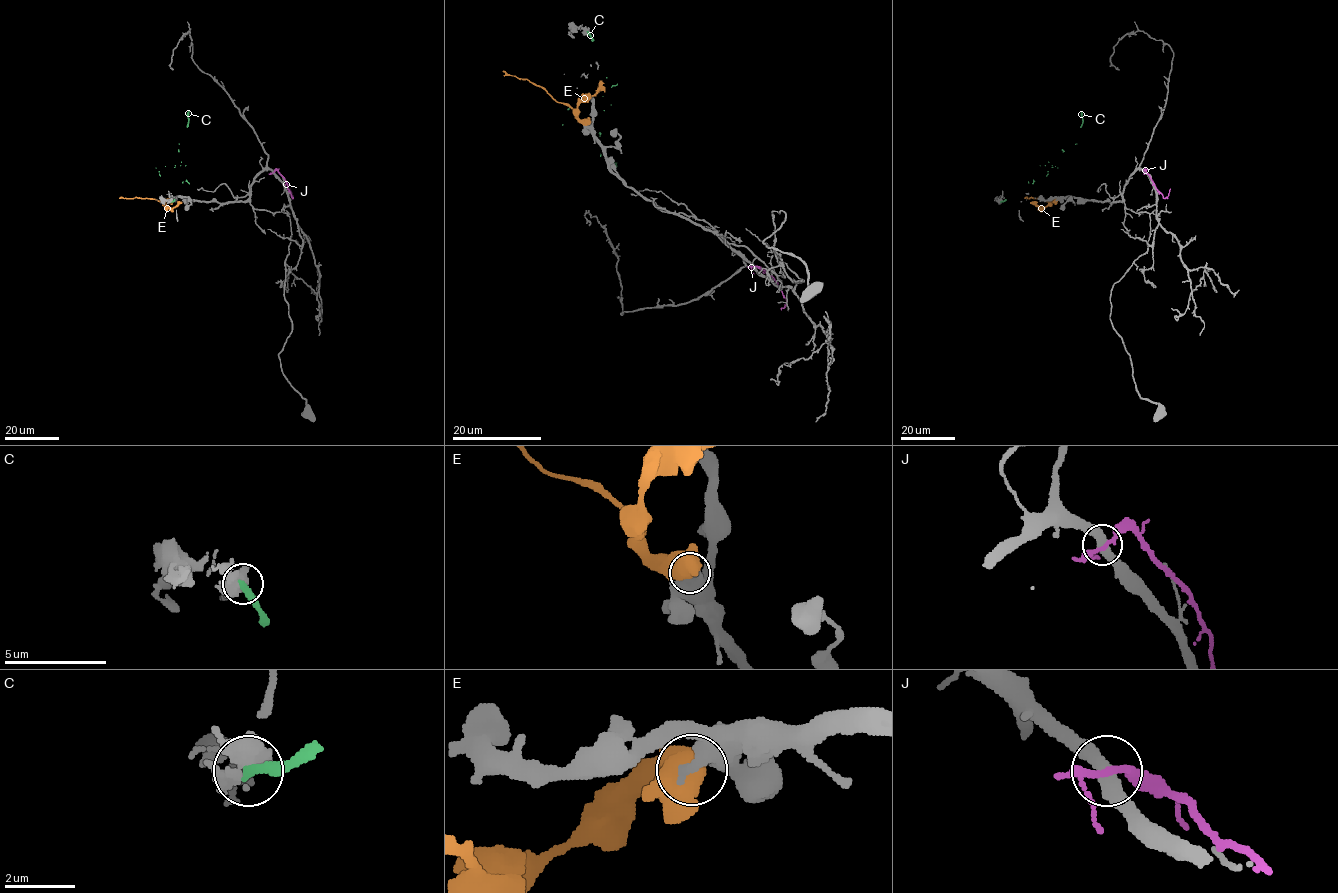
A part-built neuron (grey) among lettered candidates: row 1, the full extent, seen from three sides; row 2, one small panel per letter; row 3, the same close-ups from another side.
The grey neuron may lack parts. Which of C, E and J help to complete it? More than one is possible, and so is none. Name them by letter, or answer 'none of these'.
E

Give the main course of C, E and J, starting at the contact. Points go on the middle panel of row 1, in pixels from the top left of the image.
C: (588, 32), (607, 77), (602, 96), (610, 104), (599, 135), (600, 156), (614, 162), (616, 166), (617, 163)
E: (588, 123), (540, 86), (502, 71)
J: (754, 266), (760, 267), (778, 285), (786, 298), (781, 310)

